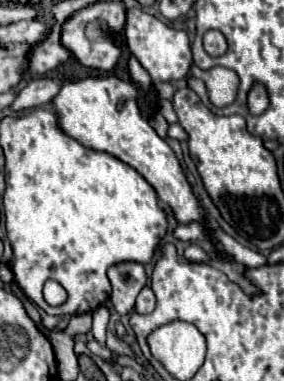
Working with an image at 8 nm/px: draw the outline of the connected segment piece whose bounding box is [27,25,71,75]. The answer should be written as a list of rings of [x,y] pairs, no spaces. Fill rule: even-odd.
[[[55,25],[51,29],[51,33],[31,49],[29,59],[27,59],[27,69],[31,73],[45,75],[47,71],[55,69],[59,63],[69,59],[71,53],[65,47],[61,47],[61,43],[59,43],[59,35],[61,35],[59,27],[61,25]]]

